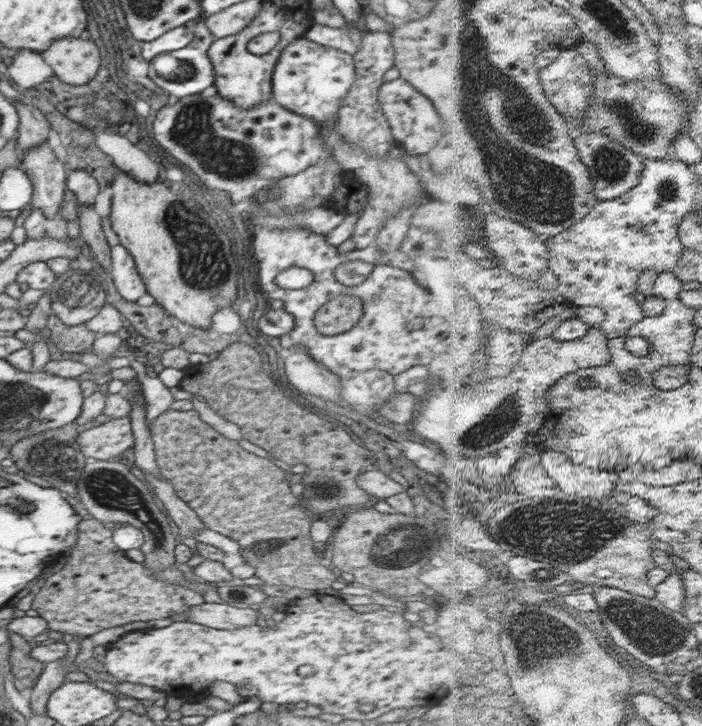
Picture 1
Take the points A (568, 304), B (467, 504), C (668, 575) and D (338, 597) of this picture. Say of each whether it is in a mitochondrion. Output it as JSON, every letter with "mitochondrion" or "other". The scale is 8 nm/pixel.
{"A":"other","B":"other","C":"other","D":"other"}

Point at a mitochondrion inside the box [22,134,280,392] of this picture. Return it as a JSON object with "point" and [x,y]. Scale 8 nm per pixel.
{"point":[181,218]}

